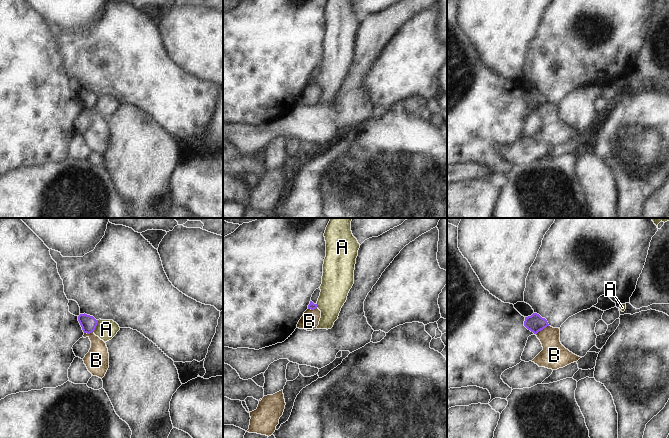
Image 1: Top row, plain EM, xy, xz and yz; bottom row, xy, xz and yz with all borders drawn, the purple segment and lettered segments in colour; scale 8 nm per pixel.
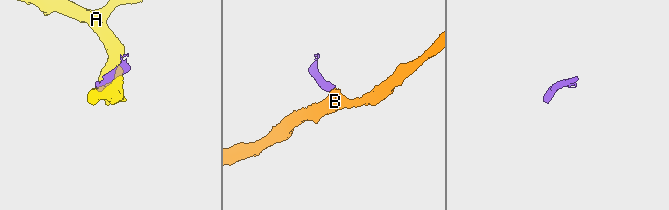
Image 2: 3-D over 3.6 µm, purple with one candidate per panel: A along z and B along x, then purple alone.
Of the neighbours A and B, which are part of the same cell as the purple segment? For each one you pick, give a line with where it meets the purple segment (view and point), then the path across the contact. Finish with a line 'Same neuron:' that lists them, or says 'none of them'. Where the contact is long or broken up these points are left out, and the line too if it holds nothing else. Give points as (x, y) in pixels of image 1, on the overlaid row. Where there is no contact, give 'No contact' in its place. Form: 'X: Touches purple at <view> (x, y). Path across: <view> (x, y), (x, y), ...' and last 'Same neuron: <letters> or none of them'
Same neuron: none of them

